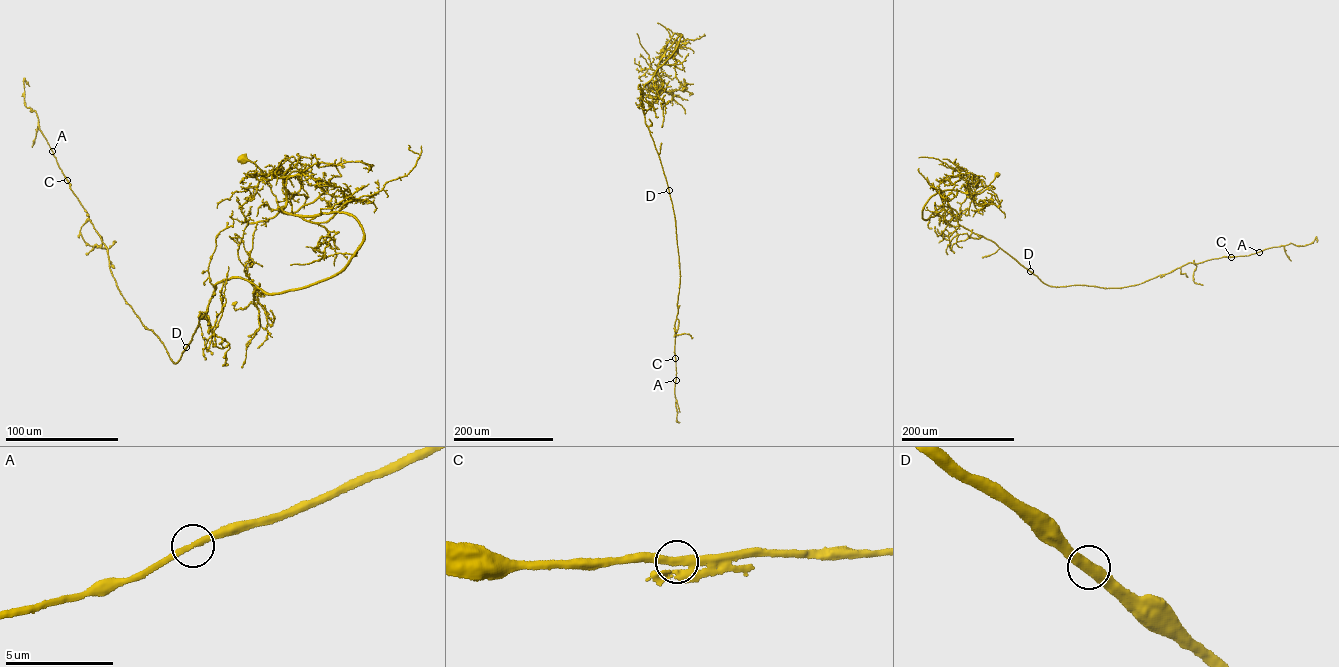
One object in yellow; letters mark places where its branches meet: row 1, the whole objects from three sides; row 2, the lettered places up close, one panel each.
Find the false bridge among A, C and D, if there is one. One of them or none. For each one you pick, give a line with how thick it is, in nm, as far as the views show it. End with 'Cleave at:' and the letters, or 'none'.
Cleave at: none

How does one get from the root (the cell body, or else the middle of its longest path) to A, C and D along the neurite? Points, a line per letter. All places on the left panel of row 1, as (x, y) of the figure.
A: (243, 157), (284, 212), (346, 213), (363, 242), (293, 290), (224, 279), (175, 363), (120, 293), (52, 151)
C: (243, 157), (284, 212), (346, 213), (363, 242), (293, 290), (224, 279), (175, 363), (67, 181)
D: (243, 157), (284, 212), (346, 213), (363, 242), (343, 270), (293, 290), (272, 294), (224, 279), (186, 347)

